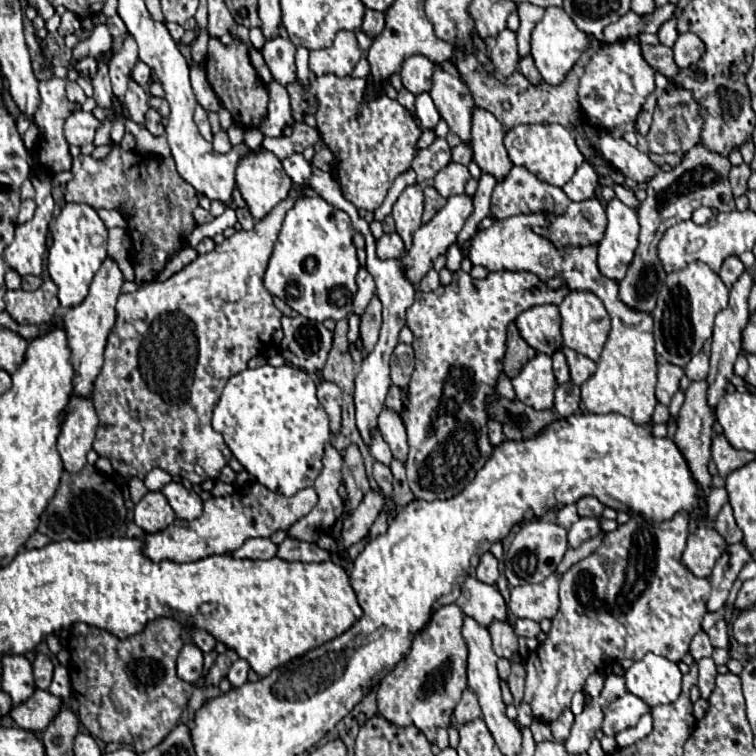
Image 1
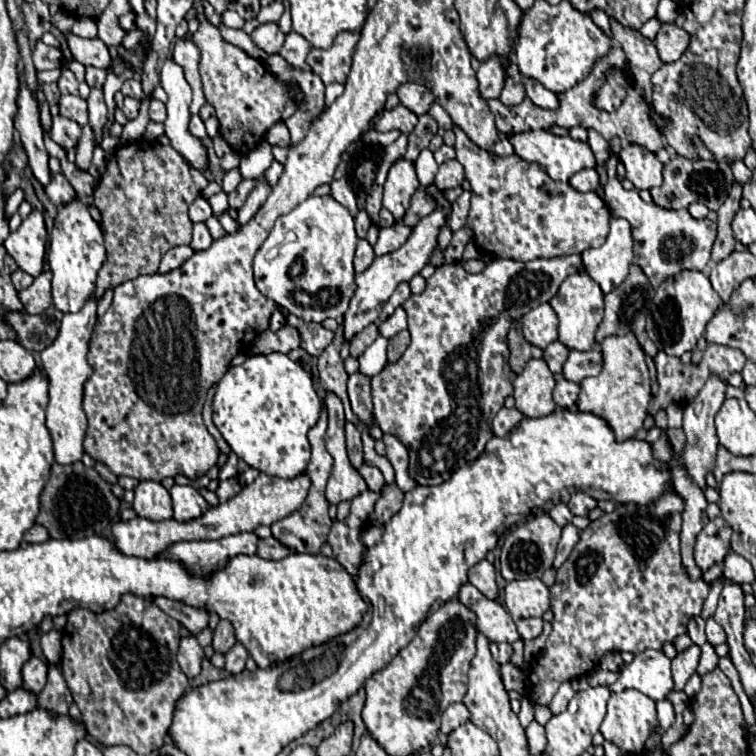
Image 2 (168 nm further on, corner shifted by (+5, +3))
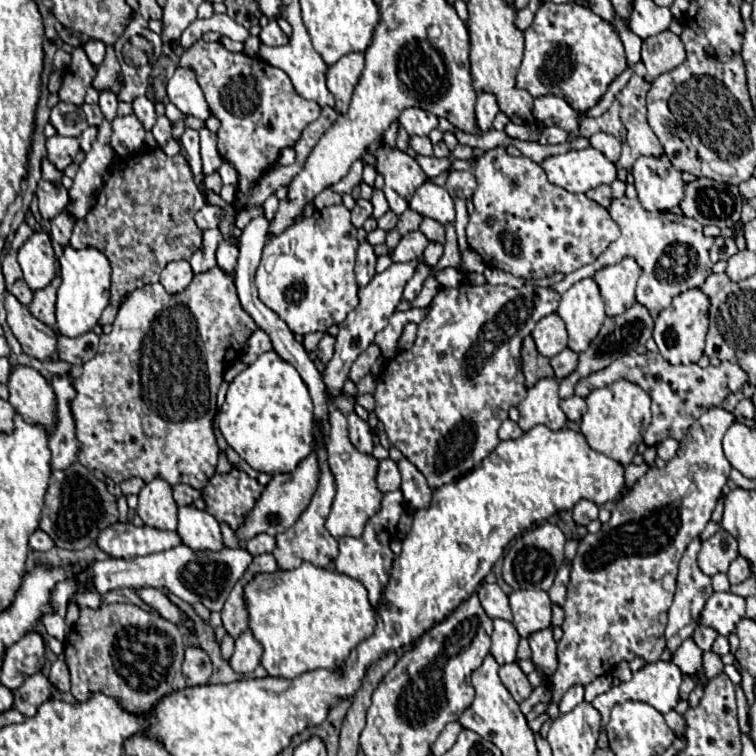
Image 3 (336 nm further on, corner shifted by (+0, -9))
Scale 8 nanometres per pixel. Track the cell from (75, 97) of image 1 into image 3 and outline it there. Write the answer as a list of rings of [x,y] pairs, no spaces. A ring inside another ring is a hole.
[[[81,46],[73,48],[71,56],[73,56],[73,60],[63,76],[63,84],[59,88],[59,98],[63,102],[71,102],[71,104],[81,106],[85,92],[97,74],[97,68],[89,62],[89,58]]]

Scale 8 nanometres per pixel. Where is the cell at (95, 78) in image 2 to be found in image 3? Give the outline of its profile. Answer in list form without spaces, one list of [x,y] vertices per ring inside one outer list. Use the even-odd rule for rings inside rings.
[[[101,92],[99,94],[99,106],[105,116],[105,120],[113,120],[117,116],[117,96],[113,92]]]

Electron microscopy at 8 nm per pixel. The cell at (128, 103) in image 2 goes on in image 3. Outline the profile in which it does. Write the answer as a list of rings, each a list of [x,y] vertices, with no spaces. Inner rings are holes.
[[[117,116],[113,122],[113,136],[111,136],[111,148],[119,156],[133,156],[145,140],[145,128],[137,120],[137,116]]]

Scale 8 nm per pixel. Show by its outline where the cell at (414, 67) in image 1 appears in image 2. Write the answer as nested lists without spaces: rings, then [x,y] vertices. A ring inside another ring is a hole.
[[[404,82],[398,90],[396,90],[400,102],[410,108],[414,114],[422,116],[426,114],[428,106],[434,102],[434,96],[430,92],[430,88],[422,86],[422,84],[416,84],[416,82]]]

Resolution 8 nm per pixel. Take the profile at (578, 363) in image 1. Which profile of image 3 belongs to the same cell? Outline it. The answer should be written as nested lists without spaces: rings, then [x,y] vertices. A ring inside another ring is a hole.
[[[645,352],[645,354],[625,354],[617,358],[611,366],[587,378],[581,378],[575,386],[575,394],[581,398],[587,398],[591,390],[603,388],[605,384],[611,384],[619,378],[625,378],[641,386],[651,396],[653,420],[643,436],[643,442],[647,446],[655,446],[663,442],[665,438],[673,438],[681,442],[685,432],[693,424],[693,420],[697,420],[697,416],[705,414],[709,408],[723,406],[723,400],[731,394],[731,390],[741,388],[747,382],[745,372],[737,364],[731,364],[731,362],[721,362],[721,366],[707,366],[707,368],[701,368],[697,364],[673,366],[659,352]]]

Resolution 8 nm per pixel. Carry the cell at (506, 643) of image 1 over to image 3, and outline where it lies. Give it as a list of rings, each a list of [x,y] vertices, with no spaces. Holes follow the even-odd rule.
[[[513,662],[513,664],[501,666],[499,676],[501,676],[501,682],[505,684],[505,688],[511,692],[511,696],[513,696],[517,702],[523,702],[525,698],[529,698],[529,694],[531,694],[531,684],[529,684],[527,676],[523,674],[523,670],[519,668],[519,664]]]

